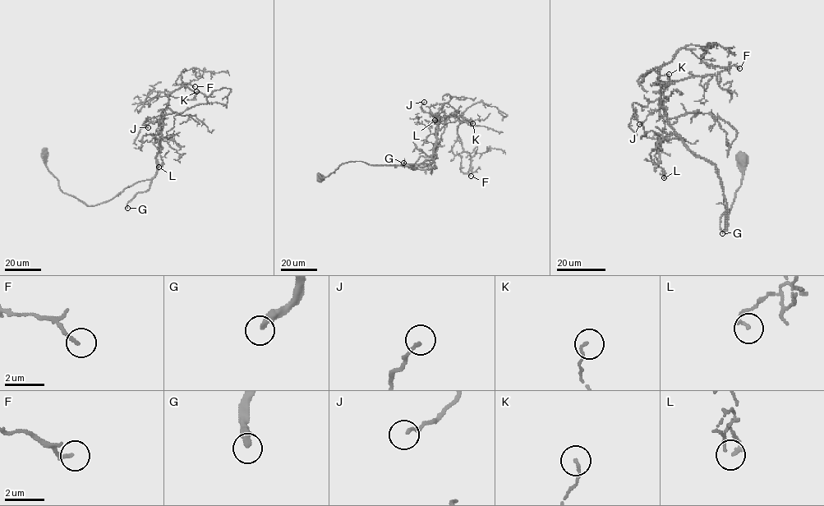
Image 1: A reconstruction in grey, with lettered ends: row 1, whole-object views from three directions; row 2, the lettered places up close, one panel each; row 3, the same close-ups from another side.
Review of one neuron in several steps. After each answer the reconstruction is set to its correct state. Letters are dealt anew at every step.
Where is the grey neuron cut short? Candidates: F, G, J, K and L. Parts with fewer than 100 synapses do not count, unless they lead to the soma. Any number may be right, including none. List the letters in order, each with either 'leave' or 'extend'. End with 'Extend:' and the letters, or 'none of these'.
F: leave
G: extend
J: leave
K: leave
L: leave
Extend: G

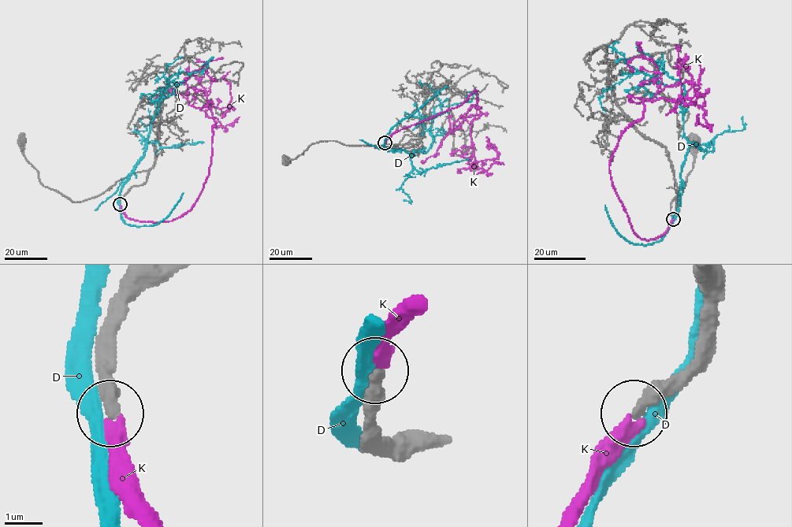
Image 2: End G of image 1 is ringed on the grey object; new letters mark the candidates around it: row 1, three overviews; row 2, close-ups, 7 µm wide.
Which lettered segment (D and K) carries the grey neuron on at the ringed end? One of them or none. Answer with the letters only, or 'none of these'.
none of these

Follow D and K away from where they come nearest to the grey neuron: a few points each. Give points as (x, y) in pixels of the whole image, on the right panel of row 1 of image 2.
D: (674, 217), (688, 150), (680, 105), (685, 88), (633, 73), (600, 97), (606, 111)
K: (673, 219), (641, 239), (612, 184), (621, 133), (642, 115), (629, 96), (661, 83), (648, 58), (632, 71)

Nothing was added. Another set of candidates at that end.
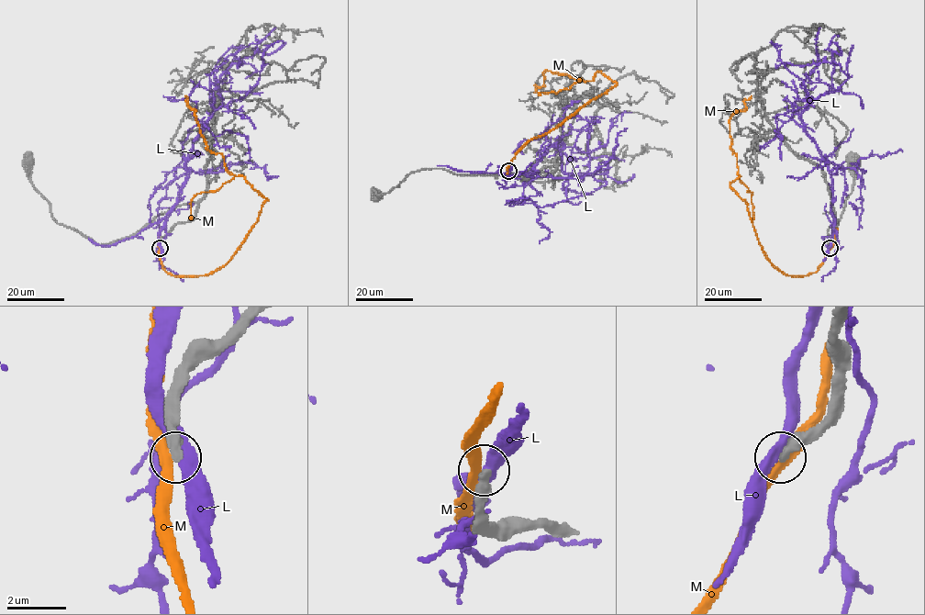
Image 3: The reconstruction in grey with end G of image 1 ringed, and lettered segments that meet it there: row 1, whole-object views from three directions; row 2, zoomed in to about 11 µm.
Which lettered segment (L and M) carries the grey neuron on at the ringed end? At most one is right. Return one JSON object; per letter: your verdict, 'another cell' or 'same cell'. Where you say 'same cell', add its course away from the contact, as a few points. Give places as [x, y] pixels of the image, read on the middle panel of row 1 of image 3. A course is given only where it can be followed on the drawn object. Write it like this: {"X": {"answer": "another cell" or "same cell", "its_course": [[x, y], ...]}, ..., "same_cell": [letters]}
{"L": {"answer": "another cell"}, "M": {"answer": "another cell"}, "same_cell": []}

